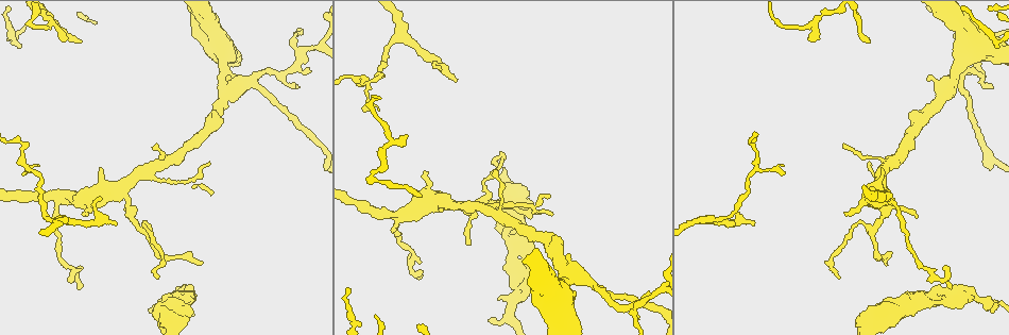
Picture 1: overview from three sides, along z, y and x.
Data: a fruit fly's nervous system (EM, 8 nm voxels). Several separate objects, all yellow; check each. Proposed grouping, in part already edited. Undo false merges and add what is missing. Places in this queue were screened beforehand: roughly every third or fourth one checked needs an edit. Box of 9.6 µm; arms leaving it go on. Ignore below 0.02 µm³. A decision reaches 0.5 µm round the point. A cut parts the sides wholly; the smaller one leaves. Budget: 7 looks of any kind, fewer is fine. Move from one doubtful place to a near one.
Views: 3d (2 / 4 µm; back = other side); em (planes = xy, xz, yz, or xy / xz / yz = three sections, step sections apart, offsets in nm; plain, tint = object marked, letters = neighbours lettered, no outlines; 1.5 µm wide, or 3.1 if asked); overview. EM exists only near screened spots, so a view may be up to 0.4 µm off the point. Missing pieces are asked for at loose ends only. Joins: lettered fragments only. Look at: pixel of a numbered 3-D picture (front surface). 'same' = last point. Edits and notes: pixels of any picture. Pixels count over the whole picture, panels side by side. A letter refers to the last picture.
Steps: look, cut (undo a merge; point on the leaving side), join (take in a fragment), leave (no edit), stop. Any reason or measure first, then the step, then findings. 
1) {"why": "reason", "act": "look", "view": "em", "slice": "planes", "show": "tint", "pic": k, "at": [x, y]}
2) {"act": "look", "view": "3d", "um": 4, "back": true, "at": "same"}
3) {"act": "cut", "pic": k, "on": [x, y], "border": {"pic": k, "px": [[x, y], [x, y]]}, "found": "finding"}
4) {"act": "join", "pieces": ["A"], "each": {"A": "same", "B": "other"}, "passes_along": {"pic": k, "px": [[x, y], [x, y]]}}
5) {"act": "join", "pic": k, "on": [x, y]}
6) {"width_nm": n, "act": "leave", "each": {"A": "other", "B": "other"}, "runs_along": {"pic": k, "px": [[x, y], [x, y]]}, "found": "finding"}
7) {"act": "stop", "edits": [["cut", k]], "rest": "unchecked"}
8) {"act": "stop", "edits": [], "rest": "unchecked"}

{"why": "tapers out", "act": "look", "view": "em", "slice": "planes", "show": "plain", "pic": 1, "at": [868, 41]}

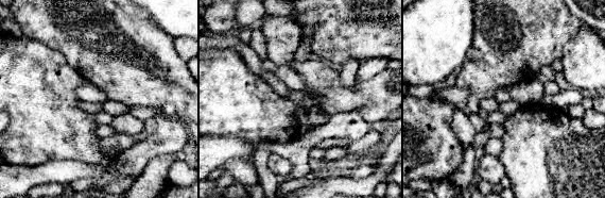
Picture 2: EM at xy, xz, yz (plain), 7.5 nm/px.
{"why": "see the neighbours", "act": "look", "view": "em", "slice": "planes", "show": "letters", "at": "same"}

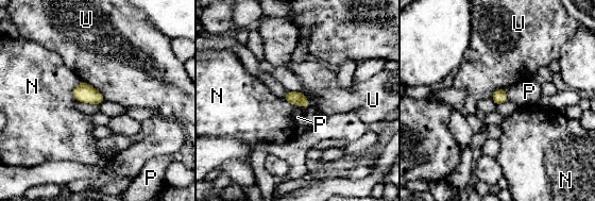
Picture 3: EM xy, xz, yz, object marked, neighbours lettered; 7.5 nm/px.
{"act": "leave", "each": {"N": "other", "P": "other", "U": "other"}, "border": {"pic": 3, "px": [[504, 89], [509, 100]]}, "found": "no lettered fragment goes on from it"}

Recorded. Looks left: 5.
{"why": "branch stops here", "act": "look", "view": "3d", "um": 2, "pic": 1, "at": [115, 223]}

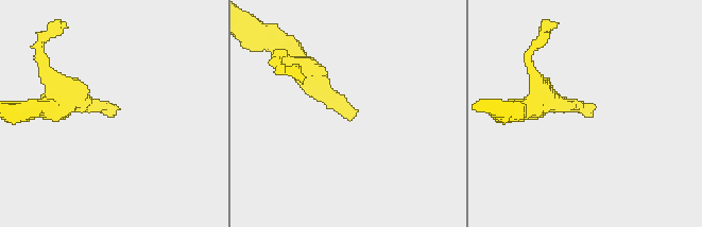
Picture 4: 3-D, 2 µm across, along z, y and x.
{"why": "shape alone is not enough", "act": "look", "view": "em", "slice": "xy", "step": 8, "show": "letters", "pic": 4, "at": [110, 104]}

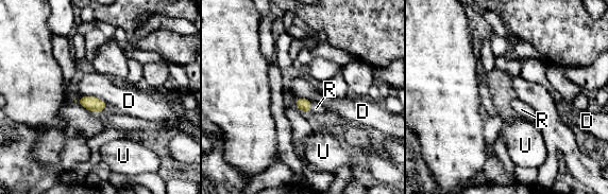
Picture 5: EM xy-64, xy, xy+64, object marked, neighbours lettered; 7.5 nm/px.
{"act": "join", "pieces": ["R"], "each": {"D": "other", "R": "same", "U": "other"}, "passes_along": {"pic": 5, "px": [[303, 104], [309, 108], [316, 108]]}, "found": "it goes on there"}

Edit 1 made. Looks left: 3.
{"why": "redraw", "act": "look", "view": "overview"}

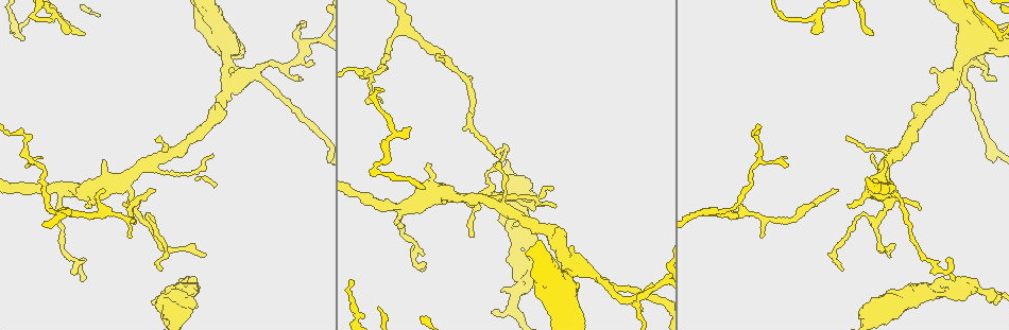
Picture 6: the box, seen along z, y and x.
{"why": "an open end", "act": "look", "view": "3d", "um": 2, "pic": 6, "at": [495, 153]}

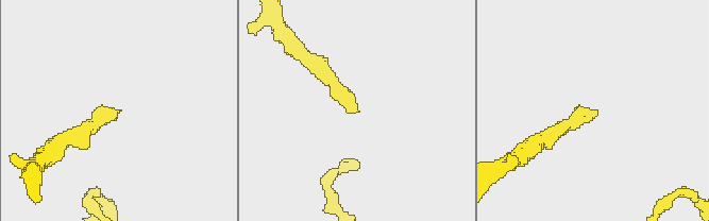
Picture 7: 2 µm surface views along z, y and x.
{"why": "need the tissue", "act": "look", "view": "em", "slice": "xz", "step": 4, "show": "letters", "pic": 7, "at": [112, 111]}

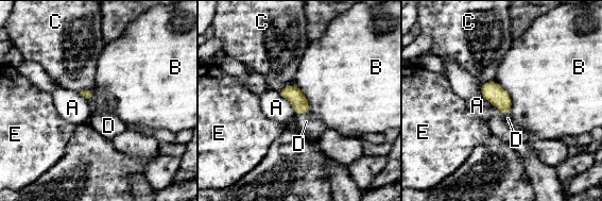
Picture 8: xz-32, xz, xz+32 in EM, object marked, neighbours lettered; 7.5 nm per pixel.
{"act": "join", "pieces": ["D"], "each": {"A": "other", "B": "other", "C": "other", "D": "same", "E": "other"}, "passes_along": {"pic": 8, "px": [[292, 94], [302, 113], [306, 121]]}, "found": "it goes on there"}

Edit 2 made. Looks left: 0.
{"act": "stop", "edits": [["join", 5], ["join", 8]], "rest": "unchecked"}

